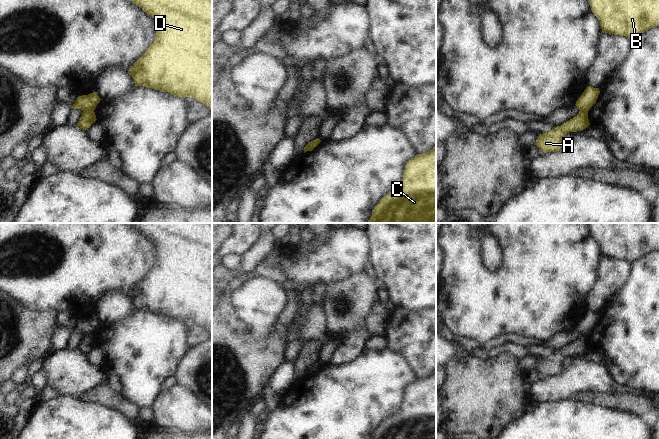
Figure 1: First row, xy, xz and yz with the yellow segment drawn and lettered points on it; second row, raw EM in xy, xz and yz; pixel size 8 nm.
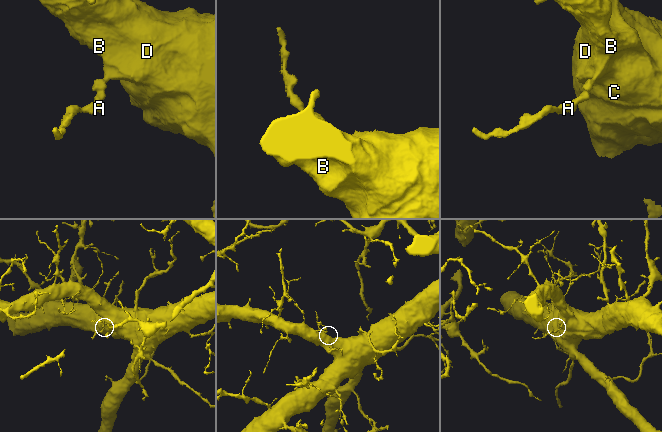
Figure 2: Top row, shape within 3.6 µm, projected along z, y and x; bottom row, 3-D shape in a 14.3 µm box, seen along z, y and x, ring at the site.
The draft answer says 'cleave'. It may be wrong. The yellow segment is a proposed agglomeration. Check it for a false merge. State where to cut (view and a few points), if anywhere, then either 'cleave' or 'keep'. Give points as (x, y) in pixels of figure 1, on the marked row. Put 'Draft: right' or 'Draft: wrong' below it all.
cut xy (93, 109), (87, 109), (83, 112); cleave
Draft: right

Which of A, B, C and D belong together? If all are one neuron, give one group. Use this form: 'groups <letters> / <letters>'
groups A / B C D

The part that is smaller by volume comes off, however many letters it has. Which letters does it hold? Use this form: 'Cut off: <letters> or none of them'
Cut off: A

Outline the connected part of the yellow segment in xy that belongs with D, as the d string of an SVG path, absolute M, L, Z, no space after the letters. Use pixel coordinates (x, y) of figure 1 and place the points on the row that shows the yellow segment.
M130 0L154 18L156 37L128 73L135 86L190 97L212 111L212 0Z

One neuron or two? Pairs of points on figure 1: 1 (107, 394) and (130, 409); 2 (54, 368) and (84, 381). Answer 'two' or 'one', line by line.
1: one
2: one

